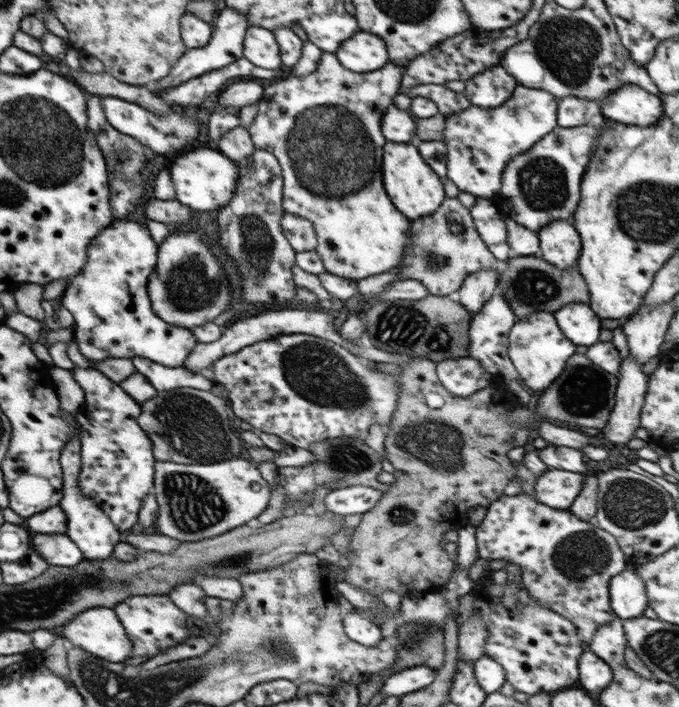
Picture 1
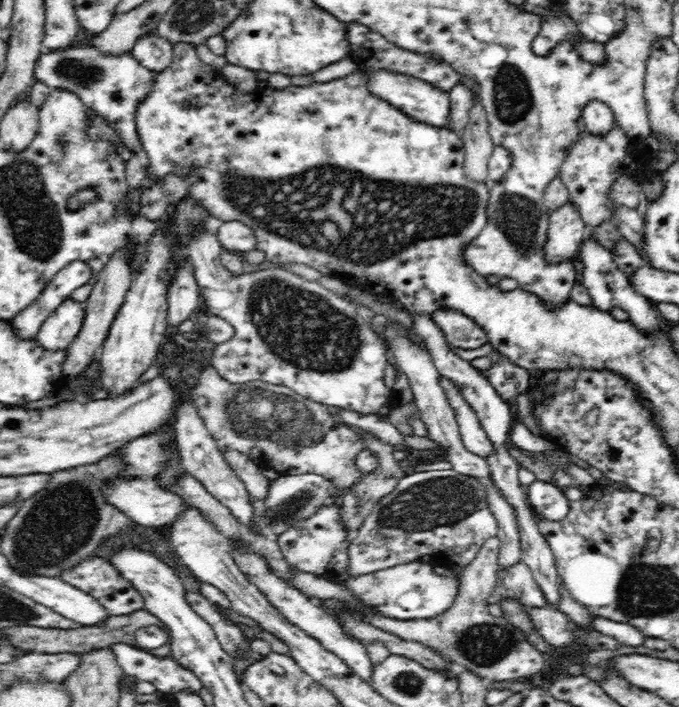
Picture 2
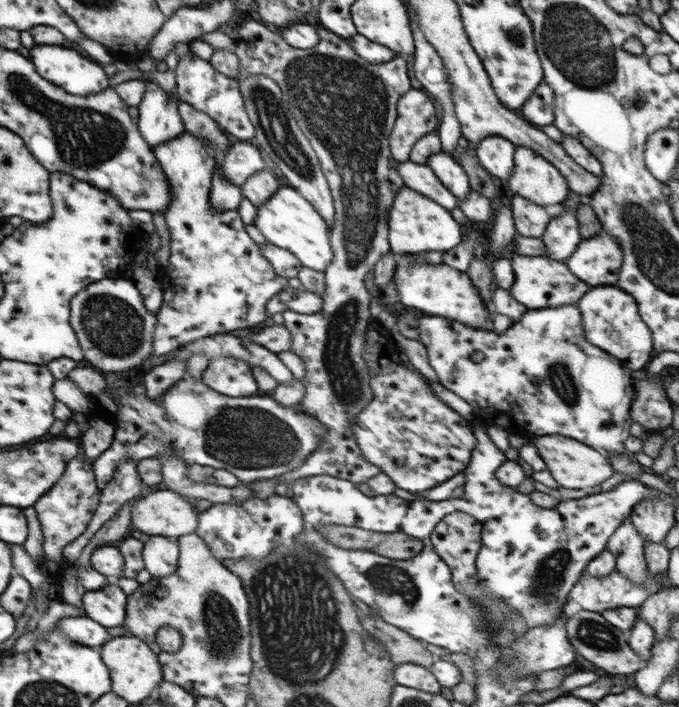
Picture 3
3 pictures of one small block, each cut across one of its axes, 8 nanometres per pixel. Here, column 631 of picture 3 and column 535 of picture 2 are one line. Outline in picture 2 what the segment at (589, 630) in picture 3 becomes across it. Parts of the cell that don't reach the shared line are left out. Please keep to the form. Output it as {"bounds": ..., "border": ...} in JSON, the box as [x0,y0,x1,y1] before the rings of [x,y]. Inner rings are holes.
{"bounds":[289,536,545,683],"border":[[[497,536],[490,537],[484,542],[484,546],[480,548],[474,561],[468,567],[464,567],[462,574],[459,575],[459,587],[452,606],[441,615],[429,619],[384,618],[371,612],[371,608],[361,606],[343,586],[328,582],[316,575],[300,572],[291,565],[289,580],[294,588],[301,590],[309,599],[313,601],[327,598],[340,599],[350,609],[362,611],[366,615],[366,620],[378,630],[389,632],[406,642],[419,642],[447,661],[463,666],[465,670],[475,674],[486,683],[528,680],[532,674],[544,668],[545,656],[530,646],[527,640],[524,640],[524,635],[508,624],[502,616],[490,615],[484,605],[484,599],[493,593],[497,573],[501,568],[499,564],[500,546],[501,542]]]}

